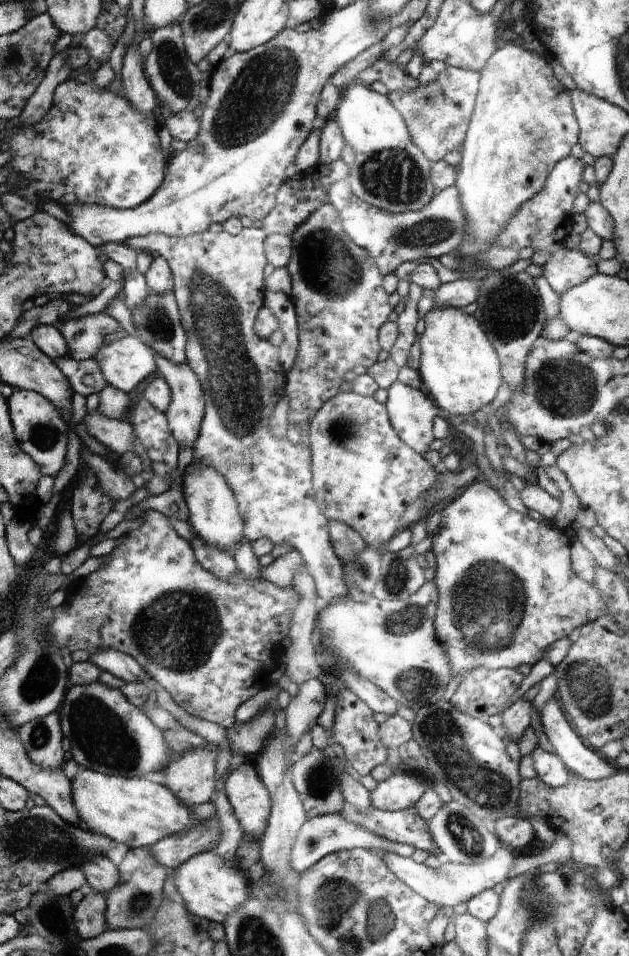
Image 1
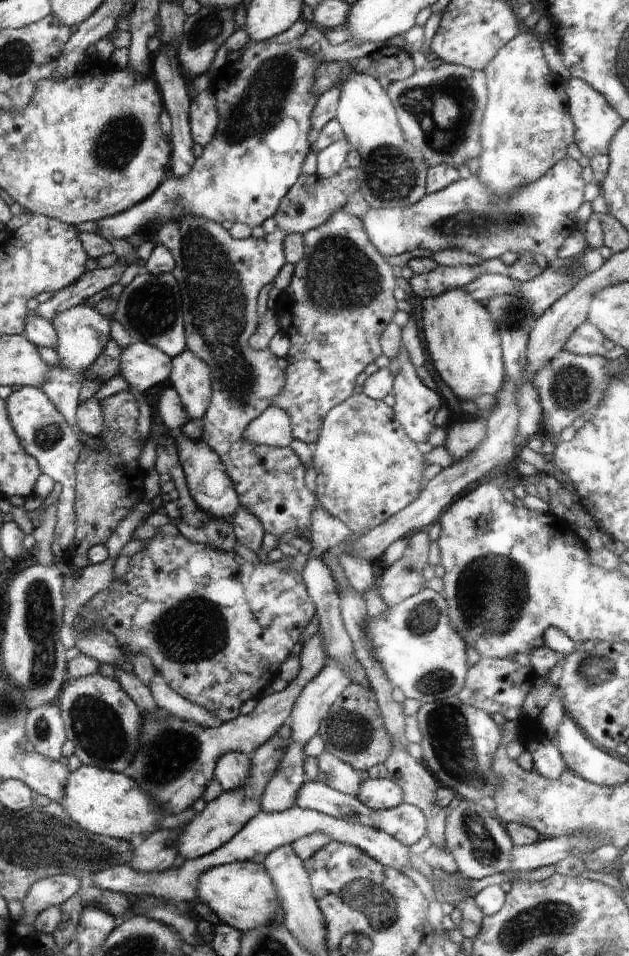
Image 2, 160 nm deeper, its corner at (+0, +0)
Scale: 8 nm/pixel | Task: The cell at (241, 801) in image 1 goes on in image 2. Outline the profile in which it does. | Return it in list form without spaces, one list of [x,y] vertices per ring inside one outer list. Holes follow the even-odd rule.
[[[231,751],[222,755],[214,768],[214,780],[220,782],[224,791],[231,791],[245,783],[251,767],[251,757],[241,752]]]

